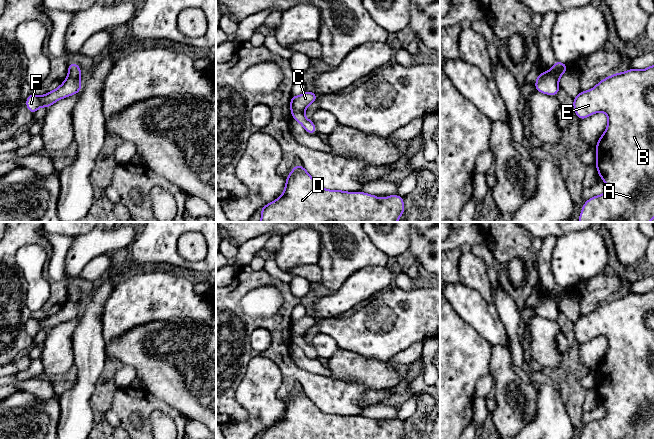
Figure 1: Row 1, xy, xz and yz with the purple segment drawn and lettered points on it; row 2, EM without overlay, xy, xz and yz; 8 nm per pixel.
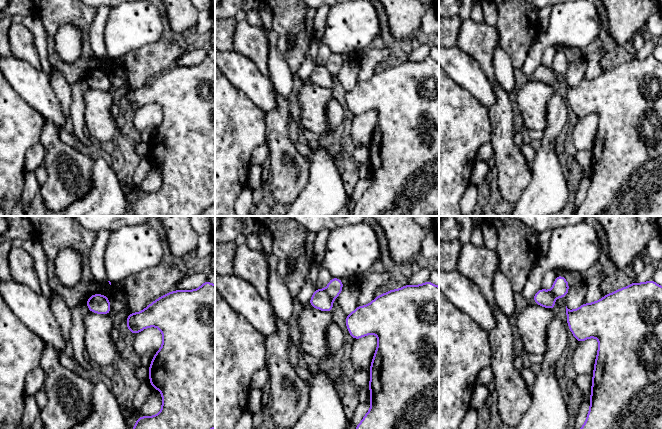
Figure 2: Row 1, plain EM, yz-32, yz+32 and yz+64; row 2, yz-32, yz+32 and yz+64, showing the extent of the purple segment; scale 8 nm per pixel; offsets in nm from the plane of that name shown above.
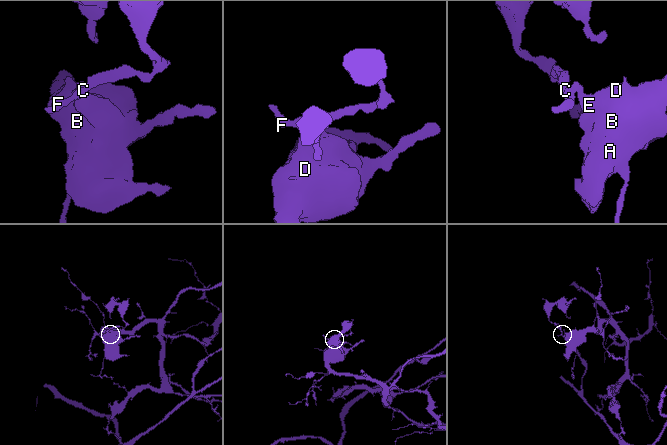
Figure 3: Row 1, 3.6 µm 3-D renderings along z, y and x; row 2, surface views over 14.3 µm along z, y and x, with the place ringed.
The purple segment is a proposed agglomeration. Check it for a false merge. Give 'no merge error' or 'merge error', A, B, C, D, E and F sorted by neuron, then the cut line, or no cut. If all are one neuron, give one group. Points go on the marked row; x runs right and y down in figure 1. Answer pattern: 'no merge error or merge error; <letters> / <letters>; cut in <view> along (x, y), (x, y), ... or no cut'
merge error; A B D E / C F; cut in xz along (303, 111), (297, 111), (292, 114)

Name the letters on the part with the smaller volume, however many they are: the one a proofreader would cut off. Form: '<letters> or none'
C, F

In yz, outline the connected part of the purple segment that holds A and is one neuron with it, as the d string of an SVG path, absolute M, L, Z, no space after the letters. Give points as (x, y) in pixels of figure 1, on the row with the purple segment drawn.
M654 64L643 70L629 69L615 73L573 98L575 114L580 120L605 112L608 124L597 141L596 168L607 186L605 193L588 199L582 207L579 222L649 222L654 218Z

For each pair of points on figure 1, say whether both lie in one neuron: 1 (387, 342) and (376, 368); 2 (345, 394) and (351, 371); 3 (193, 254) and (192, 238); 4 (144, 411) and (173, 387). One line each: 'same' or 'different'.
1: different
2: different
3: same
4: different

